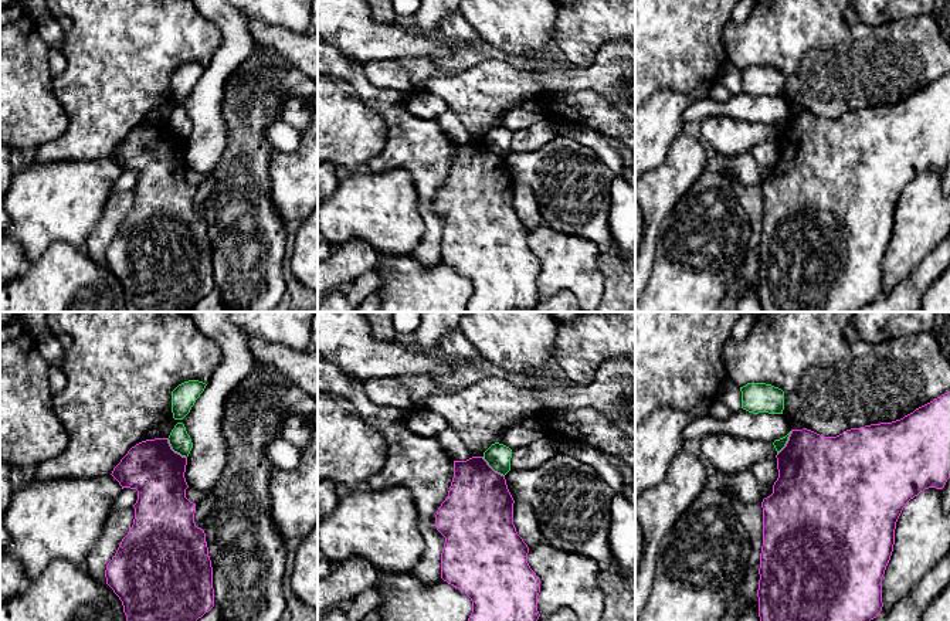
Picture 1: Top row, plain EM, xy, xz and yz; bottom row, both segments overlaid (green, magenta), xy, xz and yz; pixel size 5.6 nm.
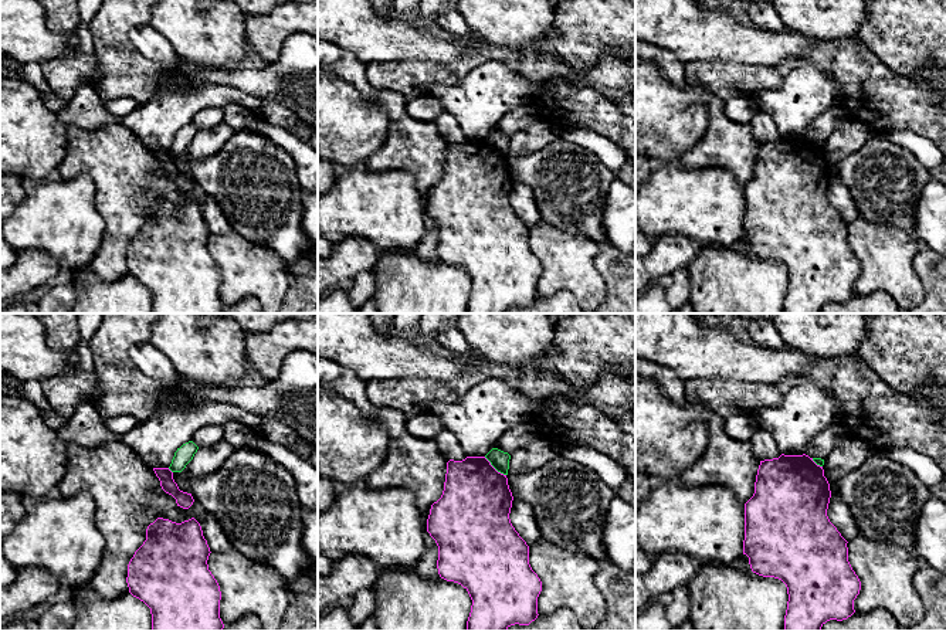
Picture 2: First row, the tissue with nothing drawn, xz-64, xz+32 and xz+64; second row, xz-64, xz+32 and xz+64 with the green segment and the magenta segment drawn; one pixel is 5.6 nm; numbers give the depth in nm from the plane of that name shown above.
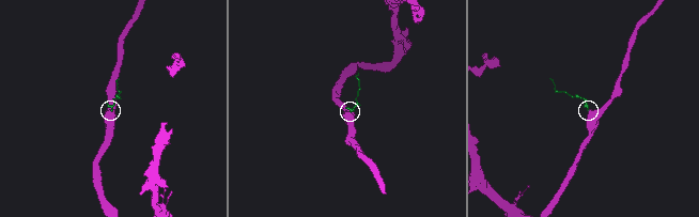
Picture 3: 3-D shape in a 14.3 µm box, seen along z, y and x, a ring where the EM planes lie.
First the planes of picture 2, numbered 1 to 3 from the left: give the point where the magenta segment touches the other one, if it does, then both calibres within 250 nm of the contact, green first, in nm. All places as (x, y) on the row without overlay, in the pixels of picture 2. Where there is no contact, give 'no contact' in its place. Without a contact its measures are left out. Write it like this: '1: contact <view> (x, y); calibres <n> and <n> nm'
1: contact xz-64 (170, 152); calibres 100 and 90 nm
2: contact xz+32 (495, 151); calibres 110 and 400 nm
3: contact xz+64 (817, 146); calibres 50 and 420 nm

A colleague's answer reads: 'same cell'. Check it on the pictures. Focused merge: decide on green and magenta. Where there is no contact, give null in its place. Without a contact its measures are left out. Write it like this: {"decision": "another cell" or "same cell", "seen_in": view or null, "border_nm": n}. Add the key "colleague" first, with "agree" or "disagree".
{"colleague": "disagree", "decision": "another cell", "seen_in": "xy", "border_nm": 170}

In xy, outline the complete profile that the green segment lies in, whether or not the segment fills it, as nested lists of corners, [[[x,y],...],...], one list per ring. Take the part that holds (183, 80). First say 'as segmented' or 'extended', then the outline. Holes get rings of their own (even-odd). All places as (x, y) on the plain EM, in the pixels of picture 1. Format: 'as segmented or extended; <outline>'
as segmented; [[[189,62],[172,74],[172,95],[174,102],[183,102],[206,71],[206,65]]]

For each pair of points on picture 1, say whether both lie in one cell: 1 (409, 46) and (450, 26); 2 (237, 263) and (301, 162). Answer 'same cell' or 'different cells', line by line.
1: different cells
2: different cells

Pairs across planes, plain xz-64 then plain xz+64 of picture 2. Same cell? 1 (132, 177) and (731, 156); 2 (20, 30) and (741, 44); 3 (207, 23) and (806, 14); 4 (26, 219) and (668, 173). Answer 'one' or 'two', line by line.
1: one
2: one
3: one
4: one

